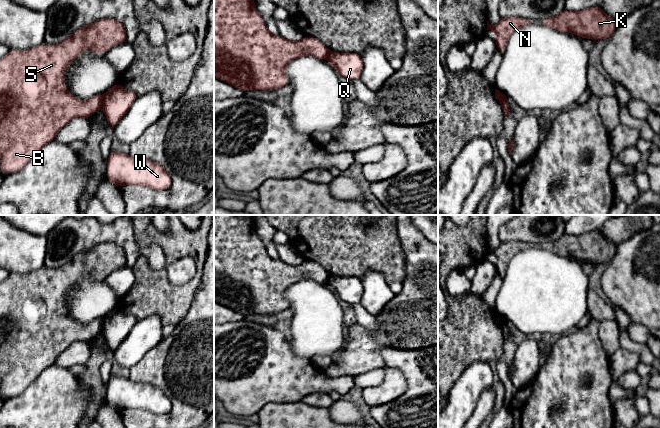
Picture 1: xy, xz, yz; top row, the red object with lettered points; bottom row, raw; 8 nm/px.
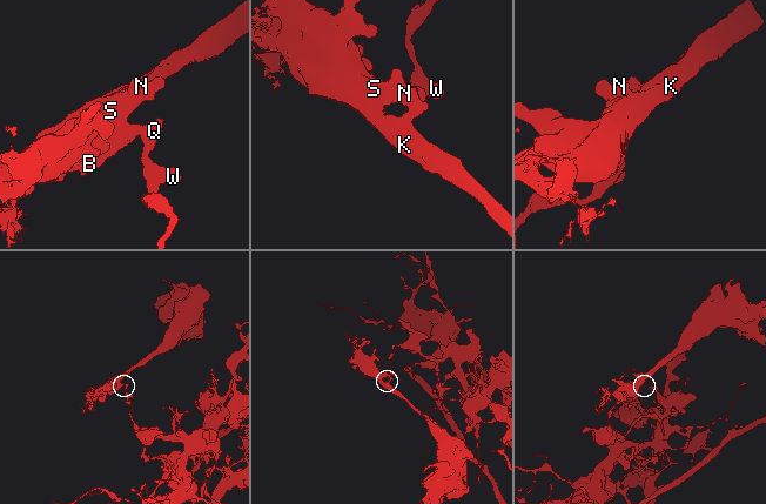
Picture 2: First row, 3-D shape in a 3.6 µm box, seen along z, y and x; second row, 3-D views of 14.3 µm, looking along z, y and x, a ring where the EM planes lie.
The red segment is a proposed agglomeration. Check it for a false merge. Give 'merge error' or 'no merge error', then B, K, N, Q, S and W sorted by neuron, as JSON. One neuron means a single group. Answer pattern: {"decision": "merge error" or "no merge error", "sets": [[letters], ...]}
{"decision": "merge error", "sets": [["B", "K", "N", "S"], ["Q", "W"]]}

